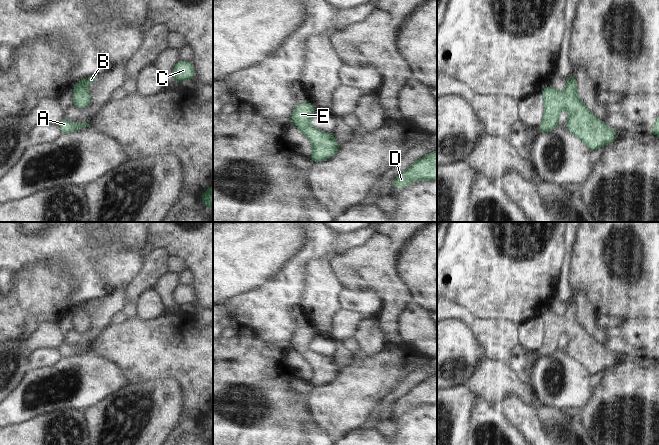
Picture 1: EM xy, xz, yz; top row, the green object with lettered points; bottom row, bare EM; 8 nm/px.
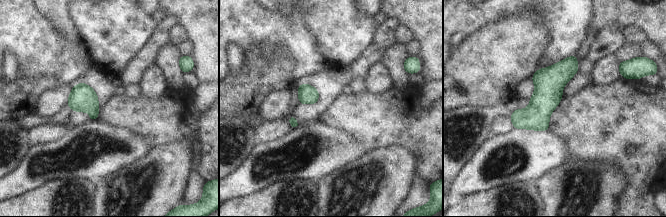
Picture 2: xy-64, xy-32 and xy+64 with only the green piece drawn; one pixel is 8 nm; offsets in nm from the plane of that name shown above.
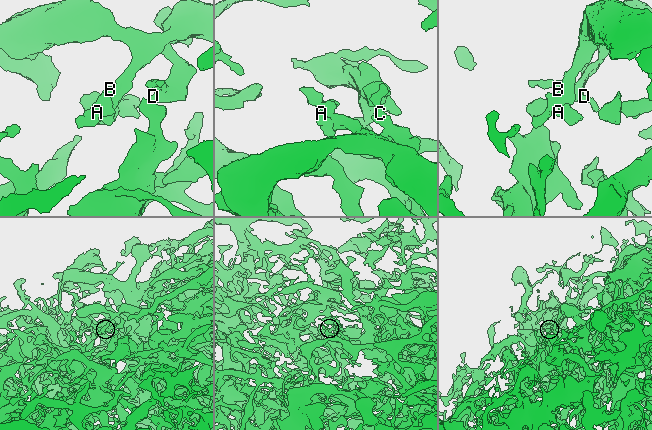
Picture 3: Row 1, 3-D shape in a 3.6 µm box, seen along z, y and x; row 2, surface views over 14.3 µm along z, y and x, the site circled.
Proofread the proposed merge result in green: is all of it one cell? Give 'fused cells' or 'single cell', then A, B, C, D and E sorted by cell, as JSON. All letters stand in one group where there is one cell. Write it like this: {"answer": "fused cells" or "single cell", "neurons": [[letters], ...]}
{"answer": "single cell", "neurons": [["A", "B", "C", "D", "E"]]}

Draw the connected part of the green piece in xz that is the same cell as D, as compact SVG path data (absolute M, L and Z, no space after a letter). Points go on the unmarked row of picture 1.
M437 375L415 385L394 403L394 414L420 404L437 403Z

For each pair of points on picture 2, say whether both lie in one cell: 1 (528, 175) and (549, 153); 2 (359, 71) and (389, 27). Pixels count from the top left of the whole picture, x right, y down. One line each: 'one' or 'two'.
1: one
2: one

